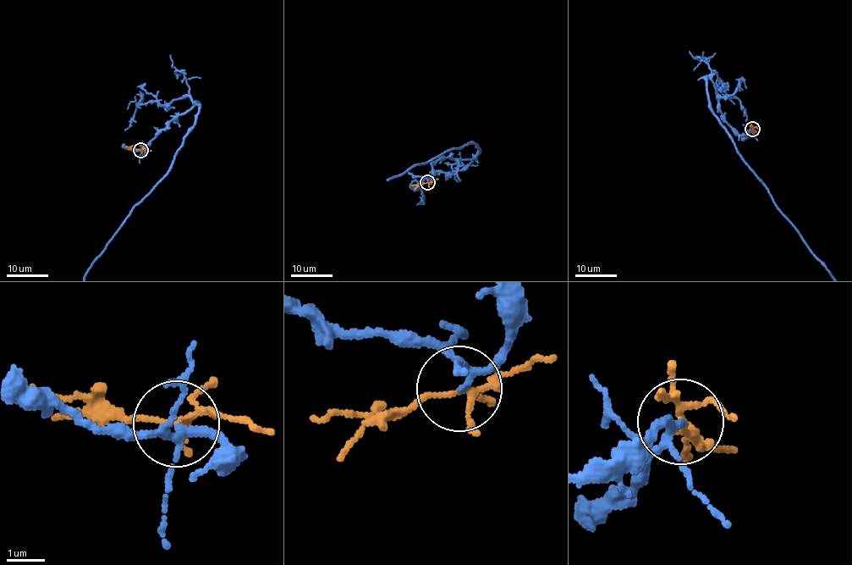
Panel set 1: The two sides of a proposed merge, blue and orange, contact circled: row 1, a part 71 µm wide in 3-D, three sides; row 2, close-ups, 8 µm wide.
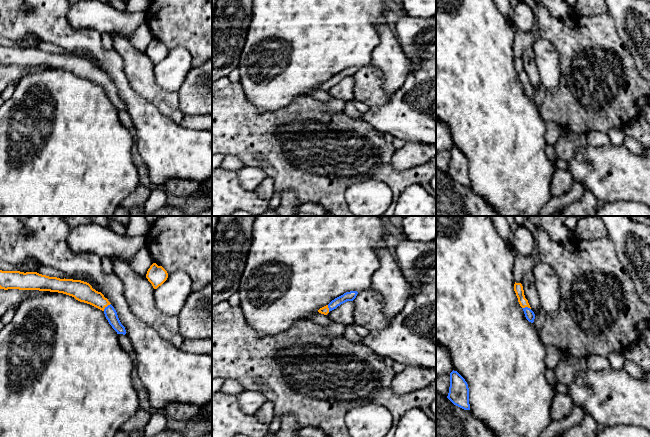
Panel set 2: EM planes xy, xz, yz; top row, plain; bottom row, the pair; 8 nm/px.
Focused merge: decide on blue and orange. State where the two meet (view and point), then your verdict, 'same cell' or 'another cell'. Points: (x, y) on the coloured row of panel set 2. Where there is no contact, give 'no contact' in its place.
xy (106, 307) | same cell

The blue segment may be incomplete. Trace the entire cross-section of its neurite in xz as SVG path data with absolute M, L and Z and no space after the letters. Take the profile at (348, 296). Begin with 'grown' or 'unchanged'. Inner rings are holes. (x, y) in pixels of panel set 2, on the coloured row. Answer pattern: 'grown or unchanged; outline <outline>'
grown; outline M357 291L346 292L343 295L332 300L328 305L320 308L318 312L327 315L330 311L336 309L341 304L347 301L353 301L356 298L357 294L358 294Z

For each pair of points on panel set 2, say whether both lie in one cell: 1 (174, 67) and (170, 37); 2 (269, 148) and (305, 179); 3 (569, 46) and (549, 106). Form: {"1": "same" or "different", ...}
{"1": "different", "2": "same", "3": "same"}

